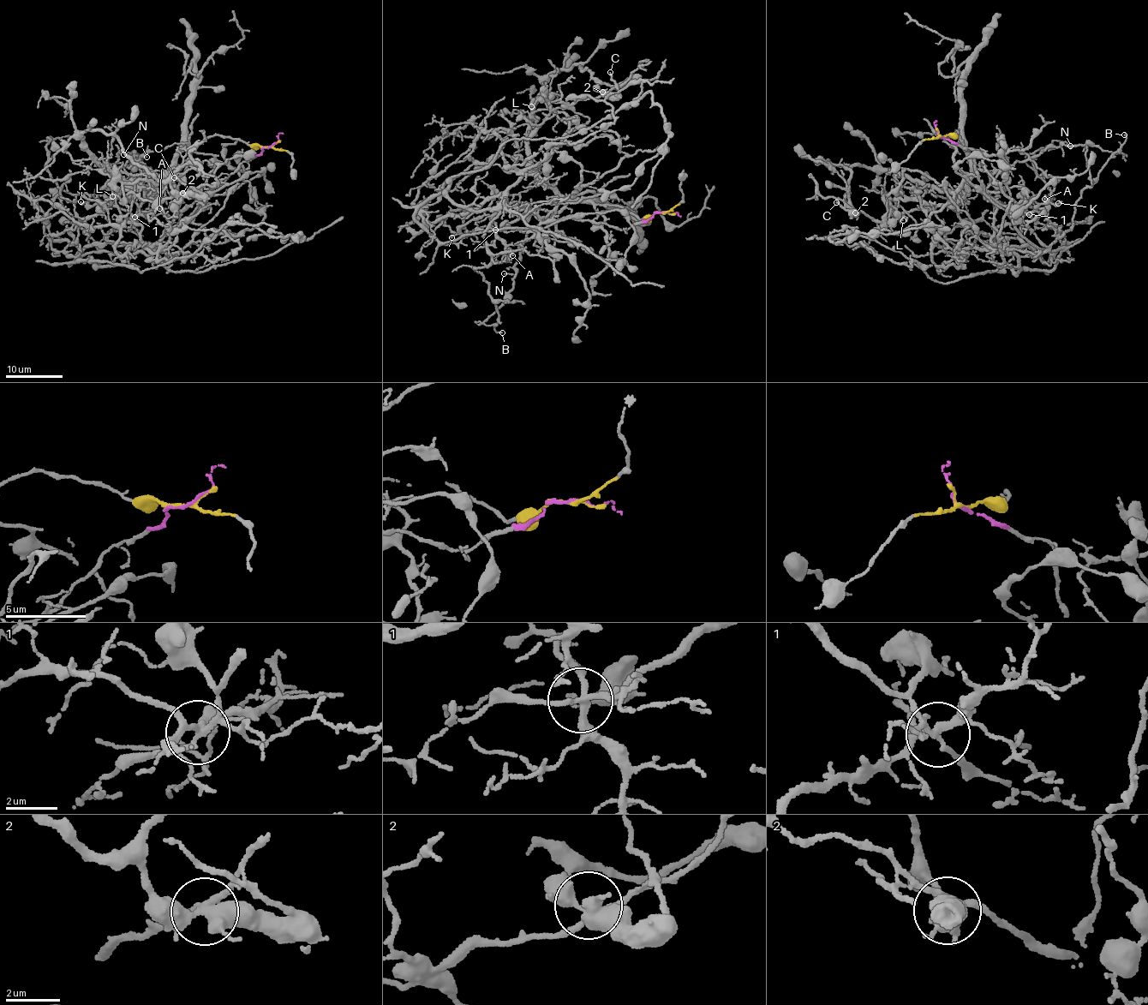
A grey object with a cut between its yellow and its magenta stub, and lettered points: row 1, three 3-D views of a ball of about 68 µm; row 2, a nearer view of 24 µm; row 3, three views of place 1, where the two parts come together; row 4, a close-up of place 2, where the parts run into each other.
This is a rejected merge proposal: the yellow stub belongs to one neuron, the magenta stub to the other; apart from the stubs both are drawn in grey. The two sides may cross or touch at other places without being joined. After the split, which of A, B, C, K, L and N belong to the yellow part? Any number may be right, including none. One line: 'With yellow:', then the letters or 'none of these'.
With yellow: C, L, N

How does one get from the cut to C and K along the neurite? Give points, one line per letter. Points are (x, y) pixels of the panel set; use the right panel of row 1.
C: (939, 134), (957, 130), (971, 170), (967, 190), (954, 194), (855, 164), (844, 197), (855, 212), (835, 203)
K: (939, 134), (972, 149), (1000, 205), (995, 249), (991, 236), (1021, 206), (1059, 202)

